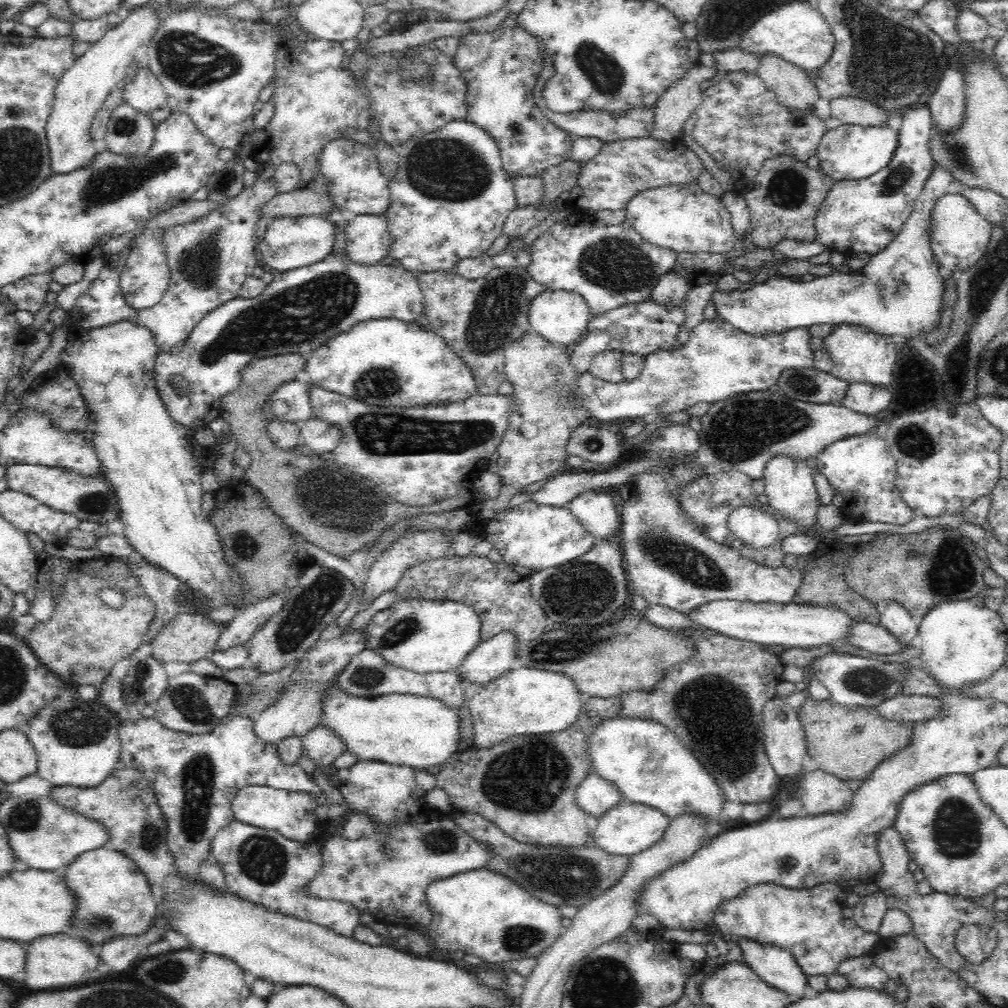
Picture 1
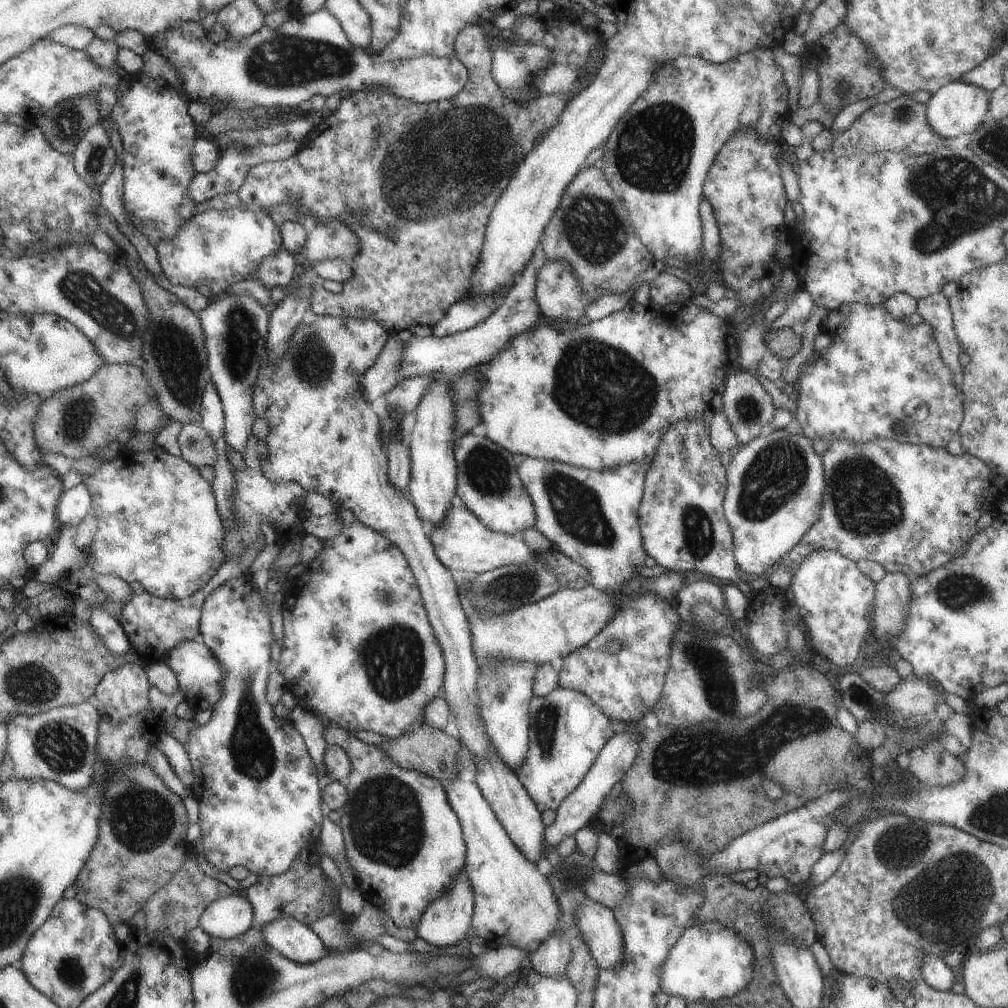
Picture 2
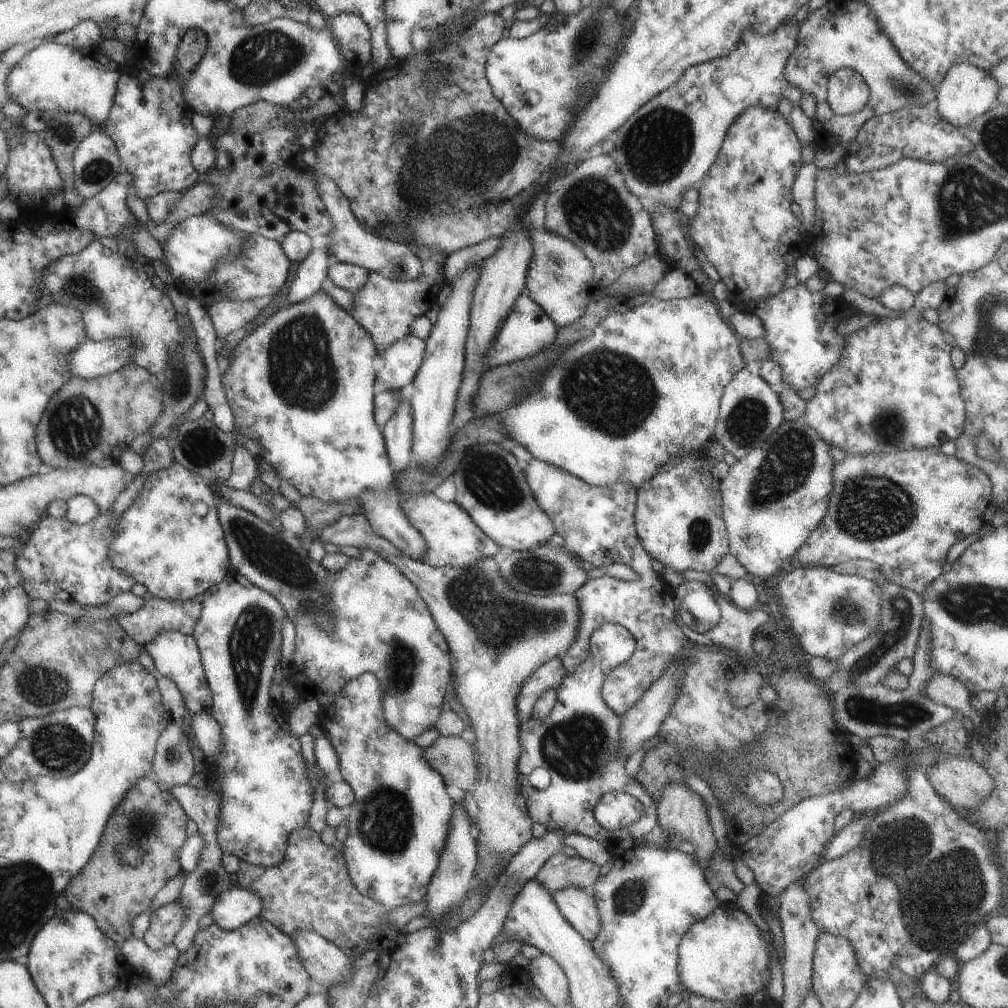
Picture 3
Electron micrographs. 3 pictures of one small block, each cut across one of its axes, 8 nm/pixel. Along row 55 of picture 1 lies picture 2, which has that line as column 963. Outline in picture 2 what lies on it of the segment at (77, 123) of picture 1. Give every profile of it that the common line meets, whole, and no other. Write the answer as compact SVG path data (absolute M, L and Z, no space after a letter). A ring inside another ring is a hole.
M949 82L941 90L937 90L925 104L925 122L929 124L931 132L937 136L945 138L957 138L961 134L969 134L981 124L983 116L989 110L989 92L977 88L977 86L967 86L961 82Z

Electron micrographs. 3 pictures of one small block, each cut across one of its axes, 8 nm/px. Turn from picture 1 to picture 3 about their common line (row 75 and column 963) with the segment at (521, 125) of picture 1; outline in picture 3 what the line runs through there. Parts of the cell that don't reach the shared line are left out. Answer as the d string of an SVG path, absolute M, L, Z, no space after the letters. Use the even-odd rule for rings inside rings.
M903 450L891 454L843 454L839 462L833 464L833 490L827 498L827 512L819 526L805 538L805 542L793 552L791 558L781 562L779 572L773 576L787 576L791 570L823 564L839 566L849 560L869 560L875 562L885 582L901 586L921 596L925 586L941 576L943 562L947 562L947 552L961 538L975 534L981 526L989 526L997 504L991 498L991 480L987 474L967 464L955 456L943 456L939 450Z

